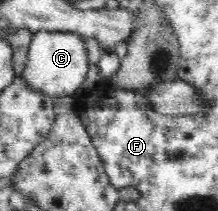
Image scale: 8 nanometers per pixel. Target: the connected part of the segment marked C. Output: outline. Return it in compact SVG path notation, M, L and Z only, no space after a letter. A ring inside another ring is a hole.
M36 32L31 38L25 69L21 77L26 84L48 97L71 97L86 80L90 67L85 39L71 32Z

